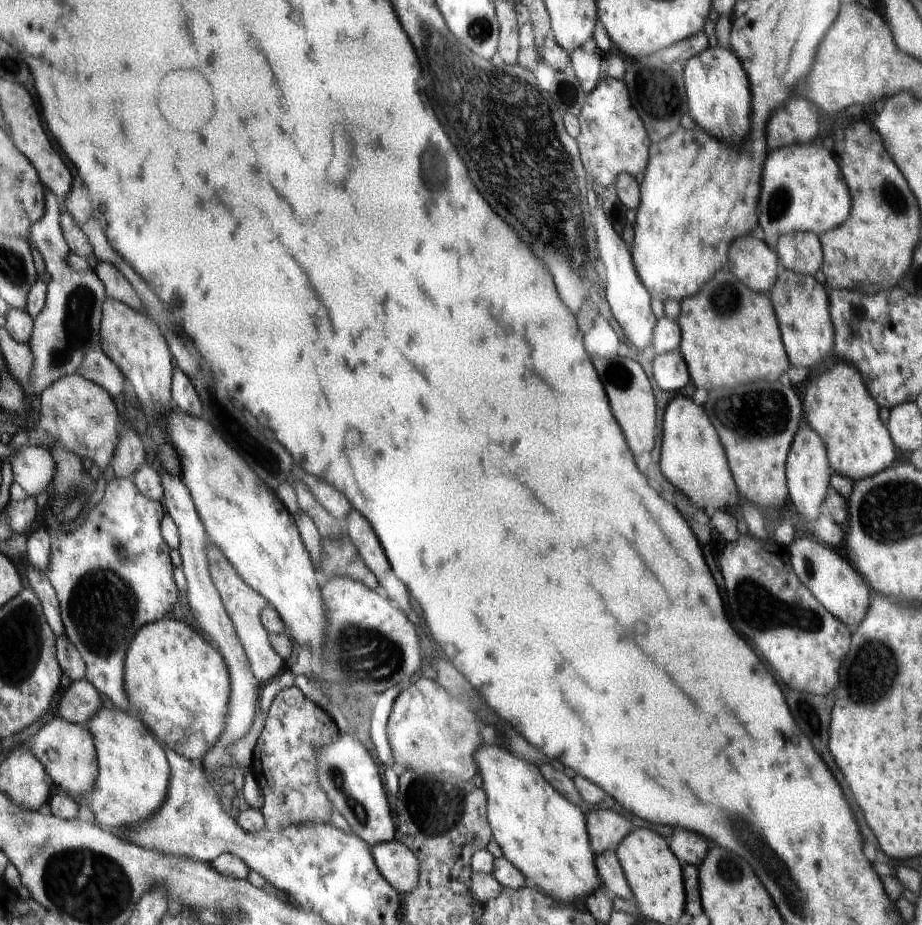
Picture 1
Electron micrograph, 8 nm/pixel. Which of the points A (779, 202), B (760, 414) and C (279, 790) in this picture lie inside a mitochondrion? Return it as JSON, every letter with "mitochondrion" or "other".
{"A":"mitochondrion","B":"mitochondrion","C":"other"}

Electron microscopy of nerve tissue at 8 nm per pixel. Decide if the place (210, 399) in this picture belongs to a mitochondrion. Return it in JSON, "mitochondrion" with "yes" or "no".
{"mitochondrion":"yes"}

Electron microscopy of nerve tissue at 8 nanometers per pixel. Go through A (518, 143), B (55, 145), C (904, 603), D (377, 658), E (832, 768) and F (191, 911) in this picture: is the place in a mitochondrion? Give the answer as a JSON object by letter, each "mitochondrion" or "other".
{"A":"mitochondrion","B":"other","C":"other","D":"mitochondrion","E":"other","F":"other"}

